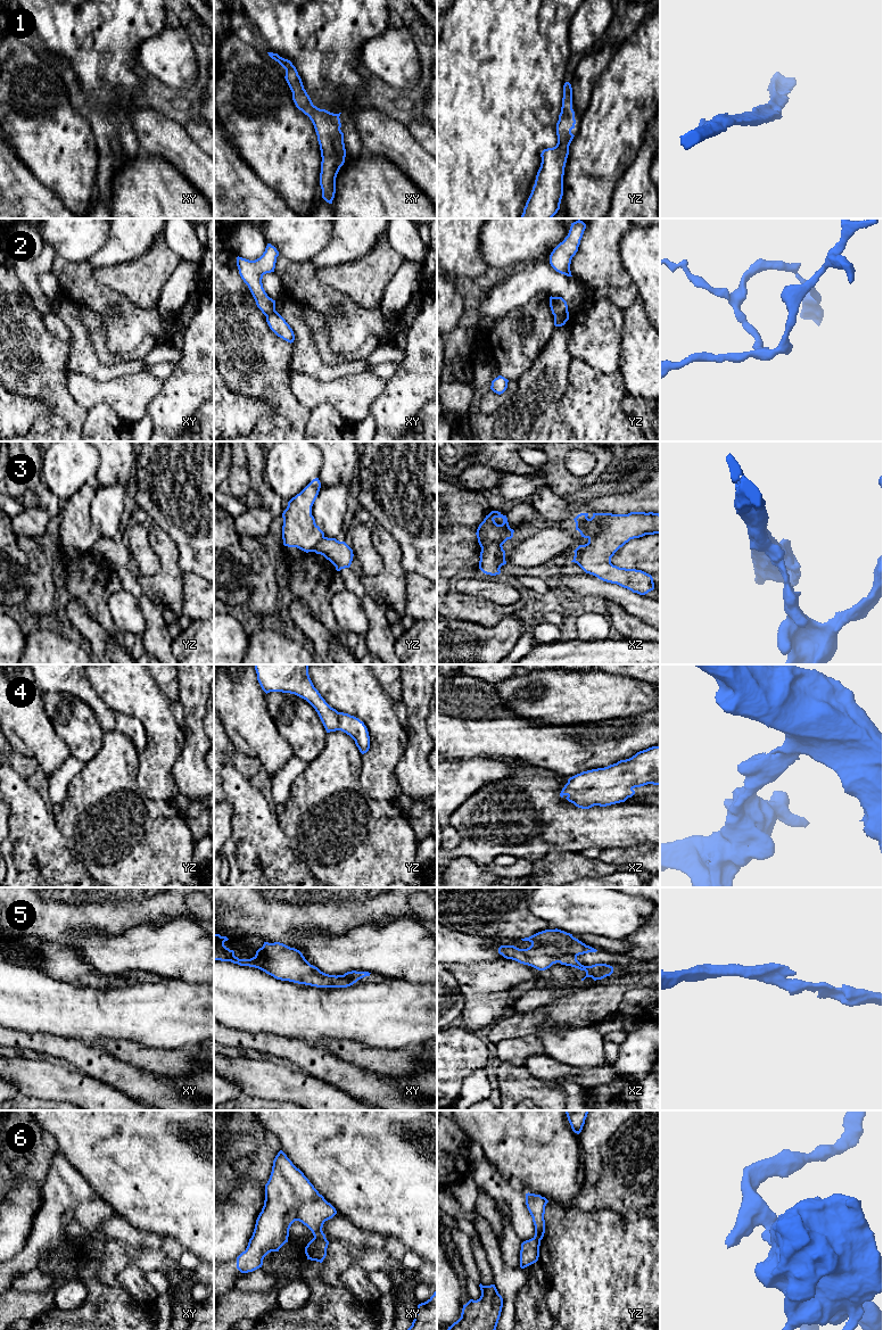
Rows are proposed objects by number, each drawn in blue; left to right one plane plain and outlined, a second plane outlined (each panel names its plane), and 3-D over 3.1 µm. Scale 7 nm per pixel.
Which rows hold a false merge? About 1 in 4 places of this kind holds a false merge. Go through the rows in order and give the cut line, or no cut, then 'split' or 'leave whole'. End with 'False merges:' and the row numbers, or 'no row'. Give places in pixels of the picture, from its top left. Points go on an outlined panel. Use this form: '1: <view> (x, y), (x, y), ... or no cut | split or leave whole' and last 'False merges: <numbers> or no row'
1: no cut | leave whole
2: yz (567, 311), (554, 316) | split
3: xz (501, 544), (488, 544), (481, 548) | split
4: no cut | leave whole
5: no cut | leave whole
6: xy (314, 1237), (326, 1239) | split
False merges: 2, 3, 6

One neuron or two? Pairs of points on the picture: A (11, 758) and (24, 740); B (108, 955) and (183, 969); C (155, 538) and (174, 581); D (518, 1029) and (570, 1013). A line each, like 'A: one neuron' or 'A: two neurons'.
A: two neurons
B: one neuron
C: one neuron
D: one neuron

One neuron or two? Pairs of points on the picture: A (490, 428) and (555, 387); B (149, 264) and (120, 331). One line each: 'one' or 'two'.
A: one
B: two

